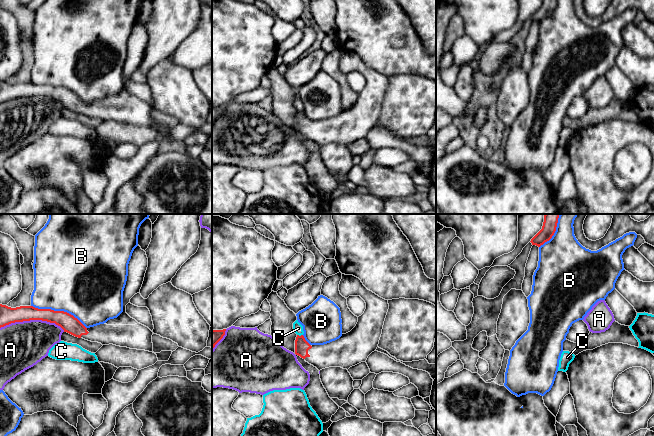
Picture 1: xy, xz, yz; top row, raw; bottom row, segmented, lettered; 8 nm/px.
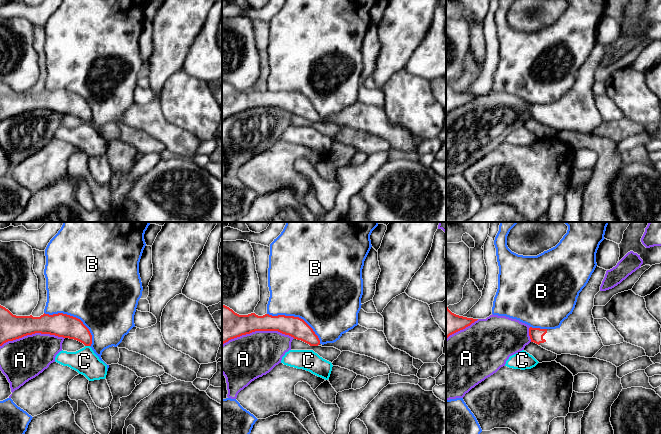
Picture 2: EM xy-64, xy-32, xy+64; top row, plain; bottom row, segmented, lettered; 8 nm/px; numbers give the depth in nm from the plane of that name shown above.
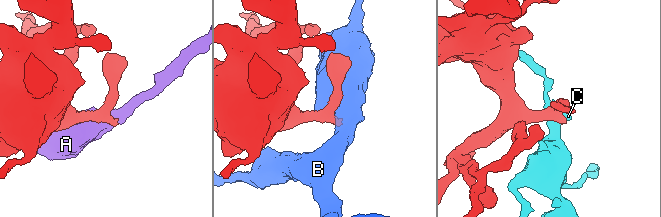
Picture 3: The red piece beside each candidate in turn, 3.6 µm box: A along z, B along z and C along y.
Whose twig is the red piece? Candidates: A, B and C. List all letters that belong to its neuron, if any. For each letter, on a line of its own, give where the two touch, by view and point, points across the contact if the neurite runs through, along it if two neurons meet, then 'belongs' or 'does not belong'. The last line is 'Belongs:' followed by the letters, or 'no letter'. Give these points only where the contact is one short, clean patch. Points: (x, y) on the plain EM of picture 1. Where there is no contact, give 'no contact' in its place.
A: meets red in xy at (32, 95); does not belong
B: meets red in xy at (59, 87); does not belong
C: meets red in xz at (301, 111); border along xz (297, 110), (302, 111); does not belong
Belongs: no letter

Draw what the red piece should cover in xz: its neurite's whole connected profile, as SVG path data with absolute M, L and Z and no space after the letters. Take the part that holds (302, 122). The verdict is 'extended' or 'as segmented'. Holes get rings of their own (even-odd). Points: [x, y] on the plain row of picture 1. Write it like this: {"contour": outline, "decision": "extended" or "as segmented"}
{"contour": "M342 50L339 67L345 74L360 72L366 79L366 85L358 93L356 102L350 108L342 110L339 115L324 121L310 121L303 111L297 111L295 116L295 130L319 147L329 143L348 146L365 138L378 123L389 85L388 76L368 66L353 51Z", "decision": "extended"}

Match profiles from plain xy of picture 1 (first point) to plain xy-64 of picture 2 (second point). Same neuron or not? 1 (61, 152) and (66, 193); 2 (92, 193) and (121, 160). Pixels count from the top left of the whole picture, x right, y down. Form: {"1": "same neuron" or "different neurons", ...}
{"1": "different neurons", "2": "different neurons"}

